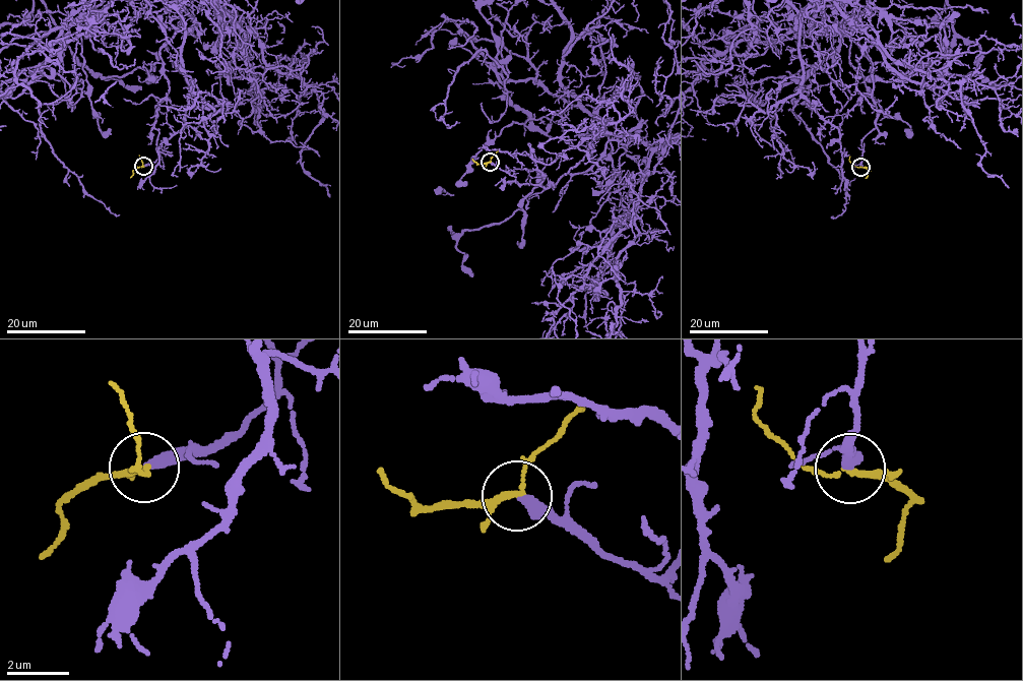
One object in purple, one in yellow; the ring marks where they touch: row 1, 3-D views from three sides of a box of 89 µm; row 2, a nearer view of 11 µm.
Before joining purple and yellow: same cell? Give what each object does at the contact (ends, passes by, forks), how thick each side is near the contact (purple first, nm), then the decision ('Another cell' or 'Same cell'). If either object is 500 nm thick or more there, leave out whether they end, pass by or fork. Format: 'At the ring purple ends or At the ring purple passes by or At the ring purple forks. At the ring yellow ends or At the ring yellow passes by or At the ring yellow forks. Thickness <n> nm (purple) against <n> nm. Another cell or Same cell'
At the ring purple ends. At the ring yellow forks. Thickness 360 nm (purple) against 130 nm. Same cell

